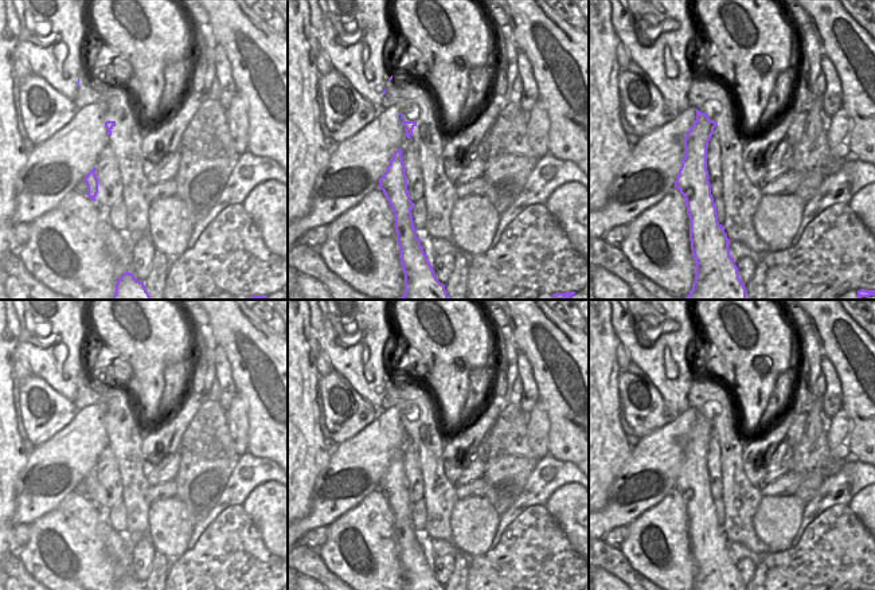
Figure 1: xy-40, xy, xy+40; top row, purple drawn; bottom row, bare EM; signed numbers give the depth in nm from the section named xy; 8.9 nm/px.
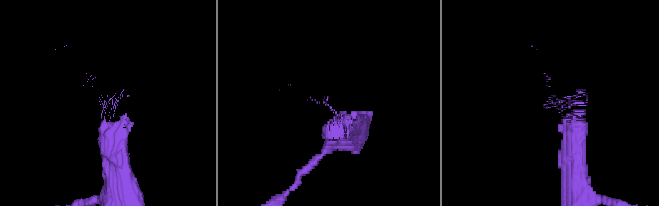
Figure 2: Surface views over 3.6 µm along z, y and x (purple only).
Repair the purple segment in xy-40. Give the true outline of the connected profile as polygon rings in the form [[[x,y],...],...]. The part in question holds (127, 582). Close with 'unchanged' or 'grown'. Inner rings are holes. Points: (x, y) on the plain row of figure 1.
[[[126,573],[118,579],[116,590],[145,590],[145,587],[144,583],[137,582],[132,574]]]; unchanged

